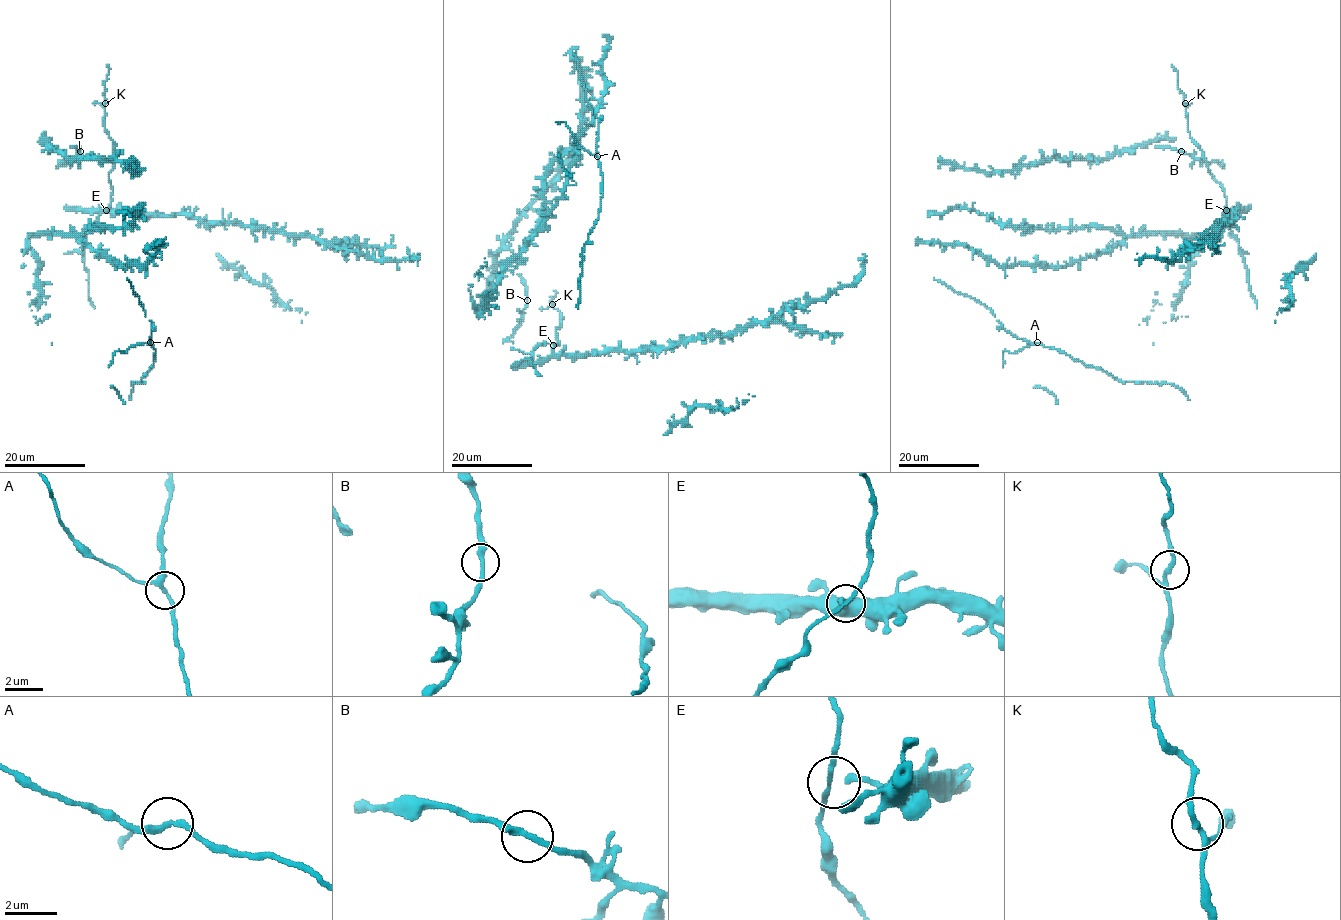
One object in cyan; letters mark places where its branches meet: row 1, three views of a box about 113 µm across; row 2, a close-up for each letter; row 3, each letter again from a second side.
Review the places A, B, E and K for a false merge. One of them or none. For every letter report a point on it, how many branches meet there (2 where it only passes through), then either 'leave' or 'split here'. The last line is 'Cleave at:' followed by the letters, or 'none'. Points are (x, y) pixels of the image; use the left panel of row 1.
A: place (150, 342); branches 3; leave
B: place (80, 151); branches 2; leave
E: place (106, 210); branches 3; leave
K: place (105, 103); branches 3; leave
Cleave at: none

